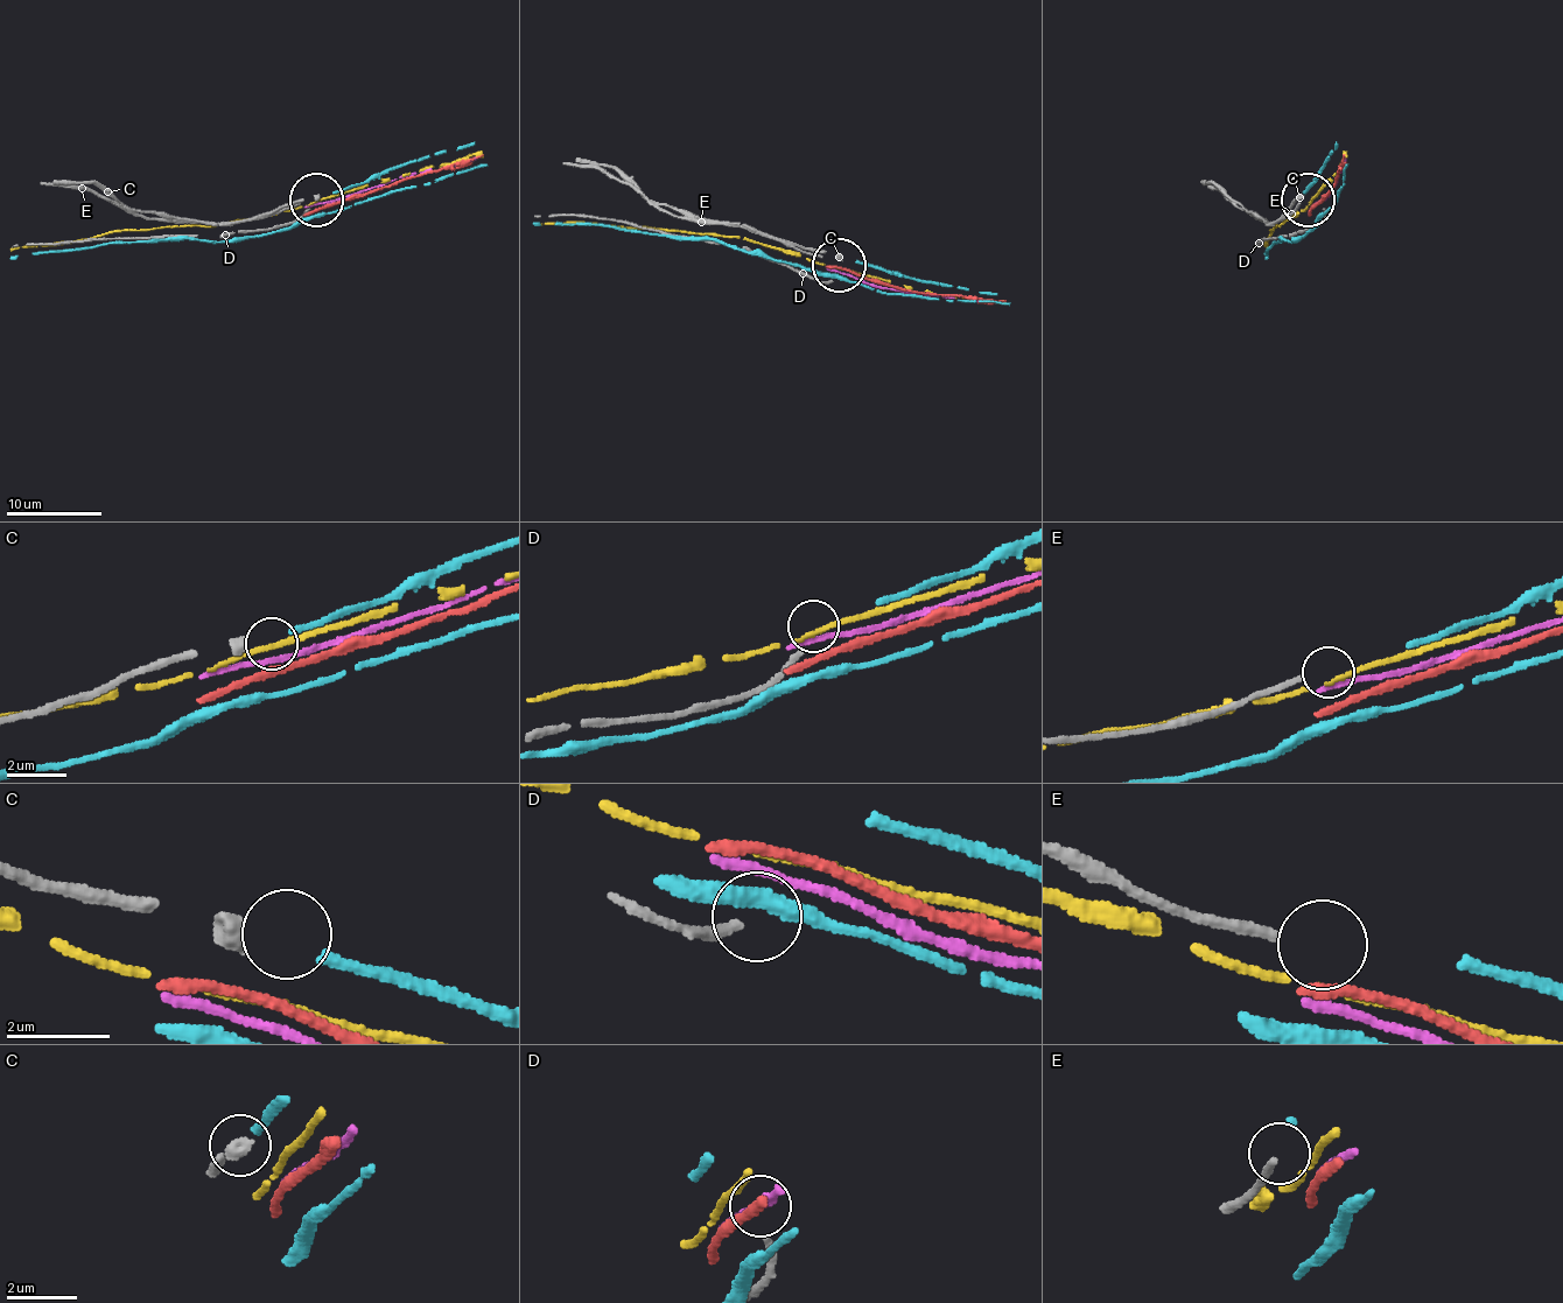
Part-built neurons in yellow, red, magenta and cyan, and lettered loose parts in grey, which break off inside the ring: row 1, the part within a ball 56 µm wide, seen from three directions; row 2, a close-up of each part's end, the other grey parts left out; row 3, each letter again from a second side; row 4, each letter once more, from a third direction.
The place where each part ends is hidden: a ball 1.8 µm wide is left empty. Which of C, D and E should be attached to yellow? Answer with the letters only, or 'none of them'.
none of them

